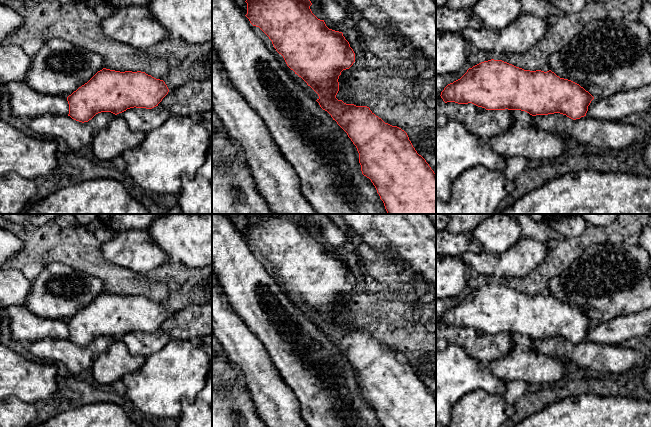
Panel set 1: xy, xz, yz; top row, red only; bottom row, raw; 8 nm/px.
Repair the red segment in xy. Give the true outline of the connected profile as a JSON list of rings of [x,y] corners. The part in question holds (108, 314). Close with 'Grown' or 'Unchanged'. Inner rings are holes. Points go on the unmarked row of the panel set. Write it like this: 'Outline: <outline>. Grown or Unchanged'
Outline: [[[103,292],[67,321],[68,340],[84,347],[101,336],[117,339],[134,331],[152,333],[168,316],[163,304],[145,296]]]. Unchanged

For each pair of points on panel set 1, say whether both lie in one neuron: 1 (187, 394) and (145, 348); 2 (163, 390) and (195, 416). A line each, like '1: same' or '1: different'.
1: different
2: different

